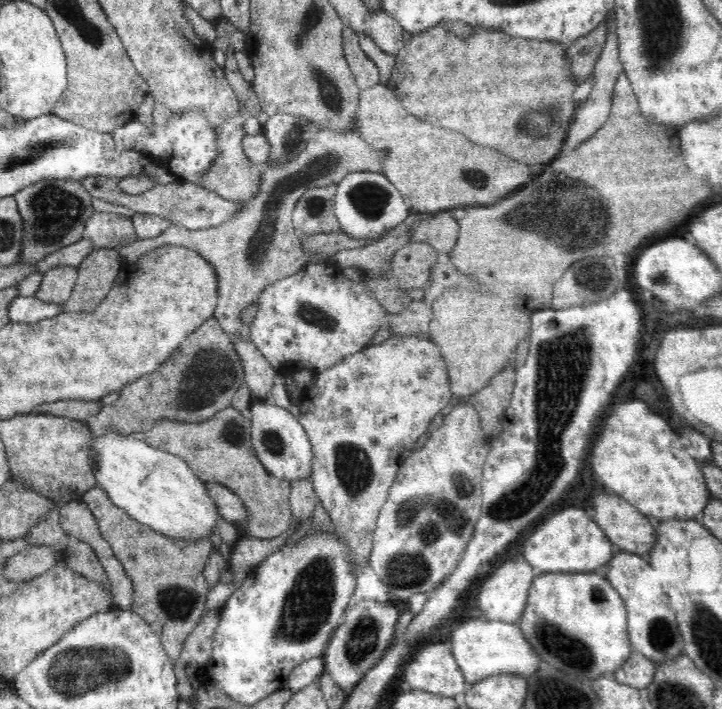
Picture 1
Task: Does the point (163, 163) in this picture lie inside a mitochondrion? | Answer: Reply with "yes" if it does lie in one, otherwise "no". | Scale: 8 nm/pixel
no

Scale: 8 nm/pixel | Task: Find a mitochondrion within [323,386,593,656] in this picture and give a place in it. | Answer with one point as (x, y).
(406, 569)

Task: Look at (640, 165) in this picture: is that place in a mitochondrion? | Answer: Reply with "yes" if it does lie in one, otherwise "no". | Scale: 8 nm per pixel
no

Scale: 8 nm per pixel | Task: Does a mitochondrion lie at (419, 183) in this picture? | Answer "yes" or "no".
no

